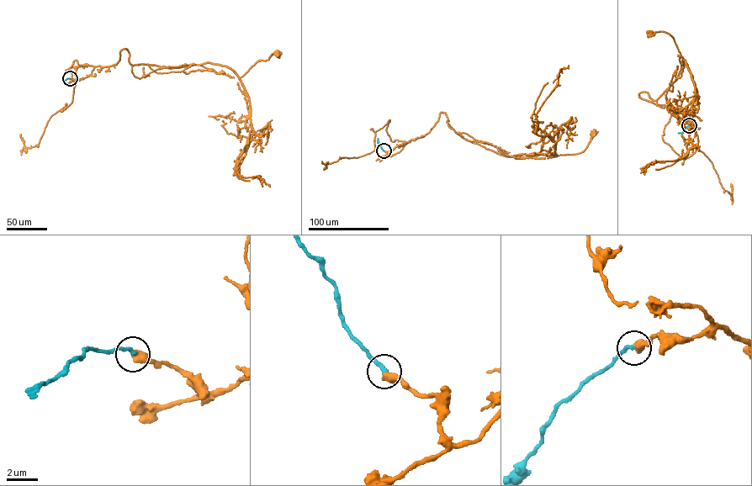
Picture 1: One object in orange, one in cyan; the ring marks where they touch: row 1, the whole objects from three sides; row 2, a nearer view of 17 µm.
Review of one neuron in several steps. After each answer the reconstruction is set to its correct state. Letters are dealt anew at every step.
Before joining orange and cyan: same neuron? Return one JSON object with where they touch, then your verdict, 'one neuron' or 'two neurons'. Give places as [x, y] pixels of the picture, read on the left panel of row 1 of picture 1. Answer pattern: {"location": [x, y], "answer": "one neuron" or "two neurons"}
{"location": [70, 78], "answer": "one neuron"}

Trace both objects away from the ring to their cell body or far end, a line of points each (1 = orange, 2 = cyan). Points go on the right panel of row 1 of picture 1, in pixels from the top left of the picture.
1: (689, 125), (669, 106), (639, 97), (658, 99), (676, 79), (678, 55), (683, 59), (672, 35), (649, 33)
2: (689, 125), (678, 133)

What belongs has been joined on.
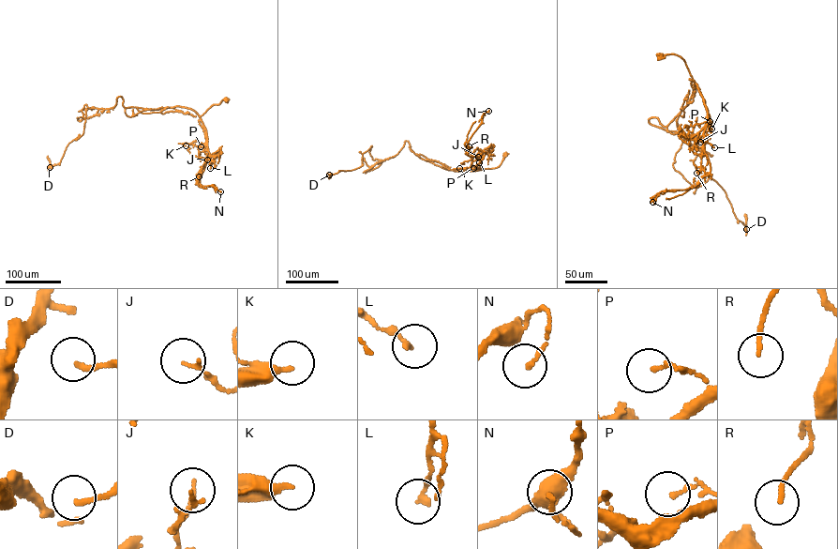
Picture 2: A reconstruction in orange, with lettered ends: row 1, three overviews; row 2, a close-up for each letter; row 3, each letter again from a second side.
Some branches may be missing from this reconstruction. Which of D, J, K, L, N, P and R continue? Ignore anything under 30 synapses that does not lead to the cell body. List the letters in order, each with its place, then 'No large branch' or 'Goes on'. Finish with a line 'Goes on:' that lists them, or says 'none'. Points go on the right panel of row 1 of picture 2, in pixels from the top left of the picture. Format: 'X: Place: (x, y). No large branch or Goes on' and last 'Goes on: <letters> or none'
D: Place: (746, 229). No large branch
J: Place: (700, 142). No large branch
K: Place: (711, 129). No large branch
L: Place: (714, 147). No large branch
N: Place: (652, 202). No large branch
P: Place: (710, 121). No large branch
R: Place: (696, 173). No large branch
Goes on: none

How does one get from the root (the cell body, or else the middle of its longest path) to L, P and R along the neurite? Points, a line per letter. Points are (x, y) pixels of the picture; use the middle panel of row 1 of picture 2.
L: (505, 154), (497, 167), (477, 170), (481, 169), (484, 152), (479, 162)
P: (505, 154), (497, 167), (477, 170), (481, 168), (473, 168)
R: (505, 154), (499, 166), (477, 170), (481, 169), (480, 160), (470, 151), (469, 146)

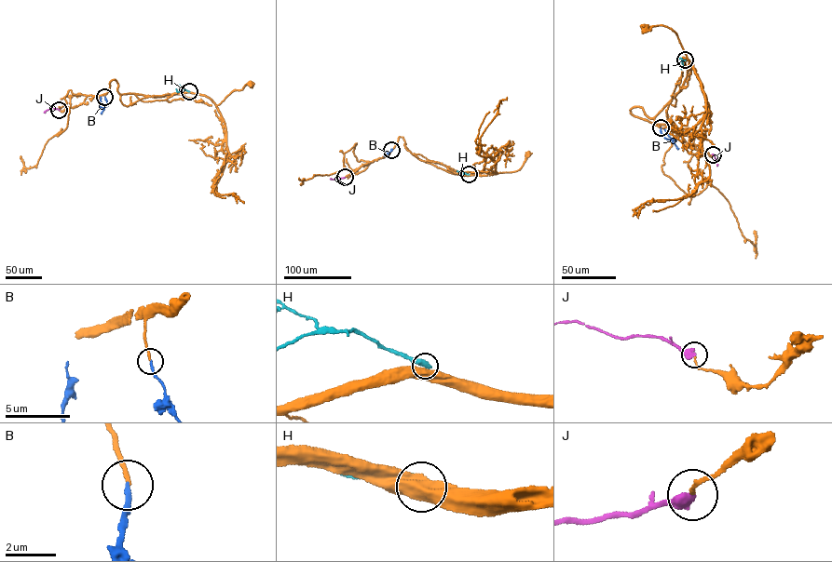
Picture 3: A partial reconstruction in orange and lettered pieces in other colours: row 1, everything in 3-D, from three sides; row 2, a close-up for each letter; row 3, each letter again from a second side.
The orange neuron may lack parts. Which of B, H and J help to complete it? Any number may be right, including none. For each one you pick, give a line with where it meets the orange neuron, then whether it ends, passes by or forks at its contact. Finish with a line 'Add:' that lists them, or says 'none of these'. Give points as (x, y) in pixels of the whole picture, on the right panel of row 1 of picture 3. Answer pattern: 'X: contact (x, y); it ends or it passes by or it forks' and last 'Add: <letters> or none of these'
B: contact (661, 127); it ends
Add: B

